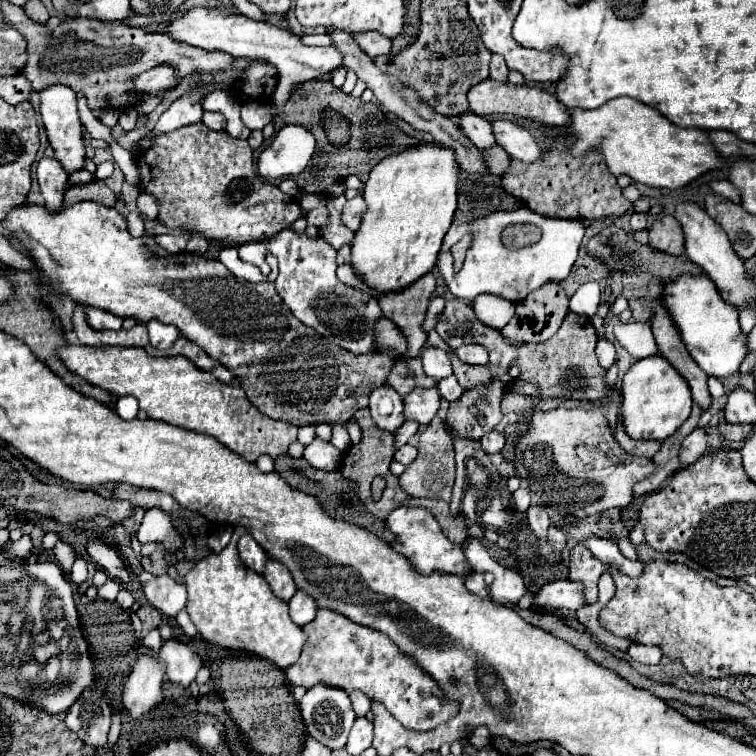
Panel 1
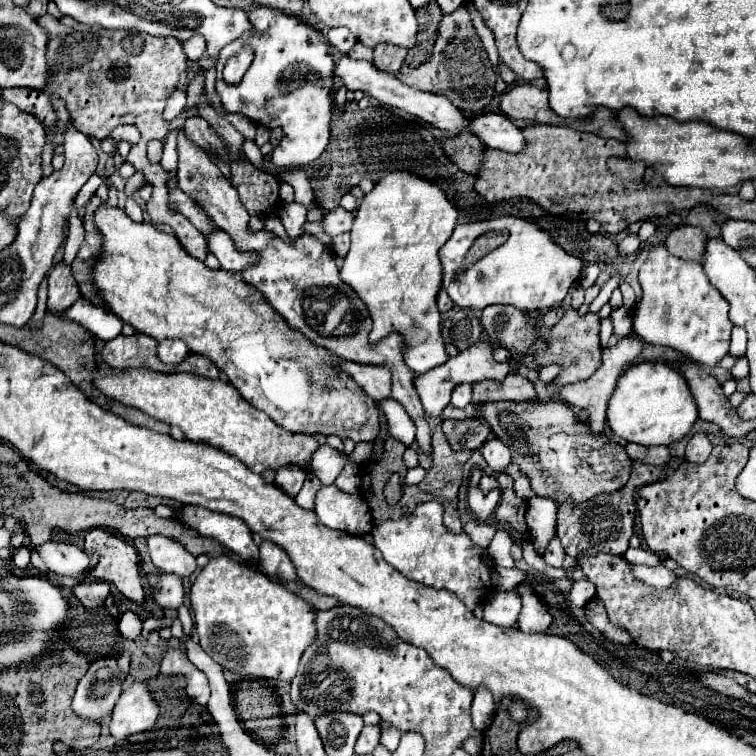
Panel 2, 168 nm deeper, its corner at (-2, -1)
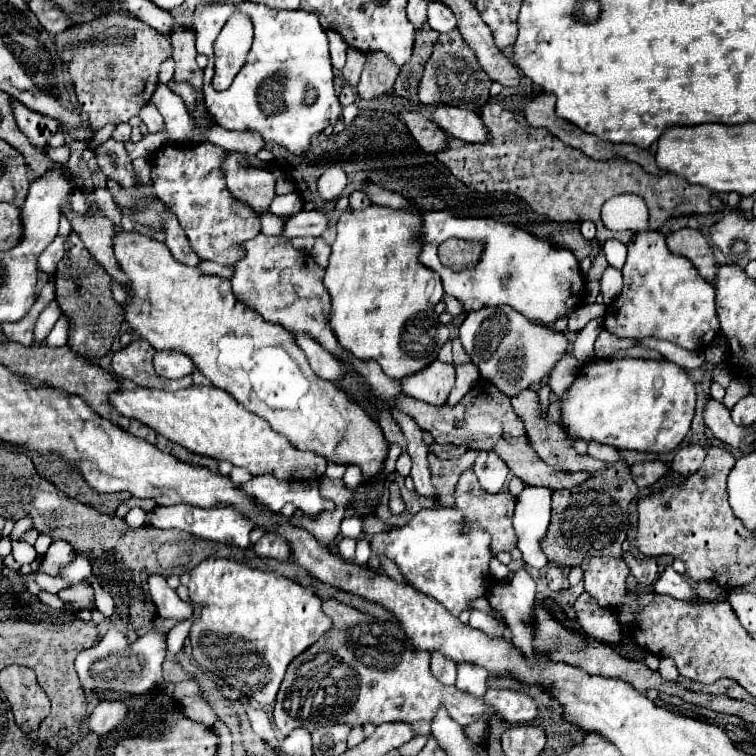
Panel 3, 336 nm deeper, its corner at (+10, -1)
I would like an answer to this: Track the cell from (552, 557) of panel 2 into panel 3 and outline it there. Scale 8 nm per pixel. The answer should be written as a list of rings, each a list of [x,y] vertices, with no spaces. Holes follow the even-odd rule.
[[[550,567],[546,579],[548,579],[548,587],[552,591],[558,591],[560,593],[564,589],[564,575],[562,575],[562,571],[558,567]]]

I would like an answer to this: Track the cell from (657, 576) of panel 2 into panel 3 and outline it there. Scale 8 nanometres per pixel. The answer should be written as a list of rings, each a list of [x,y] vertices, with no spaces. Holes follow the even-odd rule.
[[[666,567],[666,571],[658,577],[658,581],[654,583],[654,591],[660,595],[670,595],[670,597],[678,597],[682,601],[694,601],[694,603],[706,603],[704,597],[700,597],[696,593],[696,589],[680,575],[676,573],[672,567]]]

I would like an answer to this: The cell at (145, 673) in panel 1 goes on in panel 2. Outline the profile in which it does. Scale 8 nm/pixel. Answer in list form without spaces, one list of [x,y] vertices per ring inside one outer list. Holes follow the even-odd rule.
[[[136,679],[122,691],[114,707],[110,719],[110,733],[116,739],[126,739],[130,735],[152,729],[156,719],[158,719],[158,703],[154,701],[148,689],[148,681]]]

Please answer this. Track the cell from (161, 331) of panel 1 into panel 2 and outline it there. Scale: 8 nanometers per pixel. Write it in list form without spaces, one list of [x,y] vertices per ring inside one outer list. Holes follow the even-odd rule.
[[[164,339],[158,343],[158,357],[164,363],[180,363],[188,355],[188,347],[180,339]]]

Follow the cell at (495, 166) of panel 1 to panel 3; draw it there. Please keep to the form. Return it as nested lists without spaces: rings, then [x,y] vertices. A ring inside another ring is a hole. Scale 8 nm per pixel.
[[[402,111],[398,113],[398,117],[404,121],[420,149],[424,149],[430,155],[436,155],[446,149],[446,133],[440,131],[440,127],[436,127],[434,121],[412,111]]]

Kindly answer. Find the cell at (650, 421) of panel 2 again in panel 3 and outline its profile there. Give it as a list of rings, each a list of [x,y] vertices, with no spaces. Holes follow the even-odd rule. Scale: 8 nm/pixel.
[[[592,357],[588,359],[580,371],[576,373],[572,385],[560,399],[562,419],[560,425],[564,427],[568,439],[582,439],[586,443],[596,441],[604,445],[612,445],[616,449],[632,449],[640,453],[670,453],[674,451],[682,439],[686,437],[692,417],[696,409],[696,385],[688,377],[686,369],[670,363],[666,359],[604,359]]]

